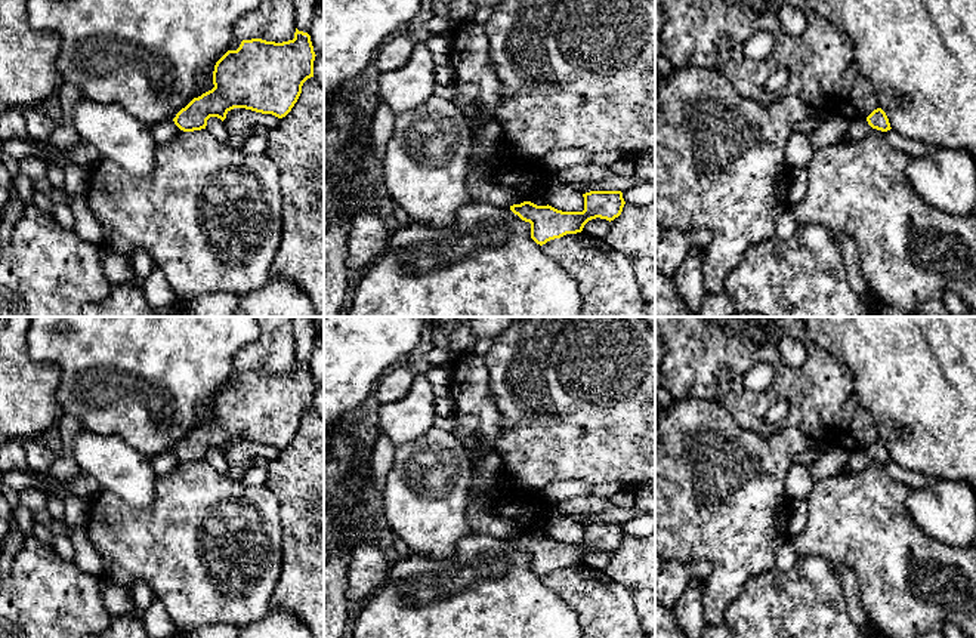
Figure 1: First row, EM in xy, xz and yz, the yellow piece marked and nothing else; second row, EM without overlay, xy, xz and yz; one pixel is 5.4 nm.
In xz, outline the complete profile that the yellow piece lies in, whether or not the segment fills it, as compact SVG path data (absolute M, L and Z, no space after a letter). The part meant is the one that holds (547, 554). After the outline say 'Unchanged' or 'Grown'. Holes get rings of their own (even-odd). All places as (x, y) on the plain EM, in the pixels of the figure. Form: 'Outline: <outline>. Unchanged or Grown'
Outline: M590 523L583 525L583 543L562 543L552 537L537 537L531 533L510 537L522 552L531 555L531 570L543 577L566 565L581 564L584 557L596 549L614 552L626 536L621 523Z. Unchanged

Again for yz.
Outline: M881 440L874 441L868 449L849 453L849 459L841 474L856 474L865 469L871 462L877 460L881 463L890 462L890 454L886 444Z. Grown

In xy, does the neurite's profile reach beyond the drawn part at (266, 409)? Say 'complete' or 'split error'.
complete

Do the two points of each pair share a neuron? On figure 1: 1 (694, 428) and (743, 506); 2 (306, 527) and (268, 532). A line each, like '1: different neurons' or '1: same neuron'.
1: same neuron
2: different neurons

